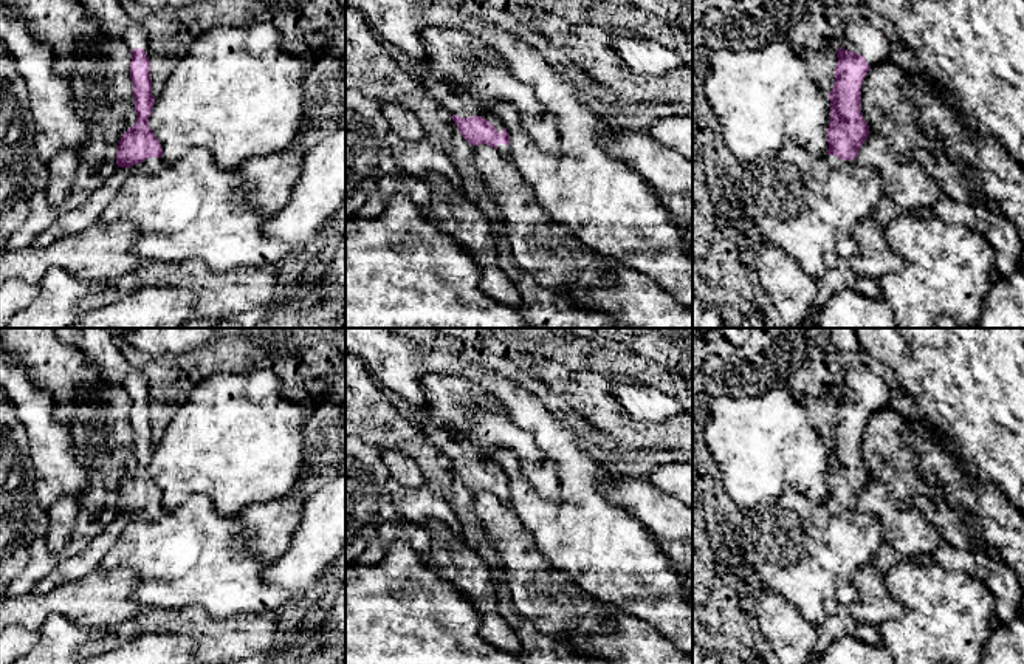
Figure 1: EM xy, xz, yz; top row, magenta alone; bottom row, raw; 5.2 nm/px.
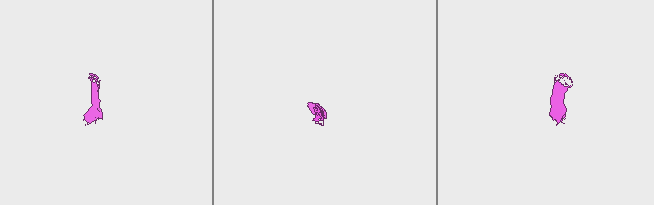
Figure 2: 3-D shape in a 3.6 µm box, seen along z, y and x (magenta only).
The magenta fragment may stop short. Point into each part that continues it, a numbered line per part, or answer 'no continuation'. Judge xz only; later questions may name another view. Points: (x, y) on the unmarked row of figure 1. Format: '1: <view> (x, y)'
1: xz (460, 418)

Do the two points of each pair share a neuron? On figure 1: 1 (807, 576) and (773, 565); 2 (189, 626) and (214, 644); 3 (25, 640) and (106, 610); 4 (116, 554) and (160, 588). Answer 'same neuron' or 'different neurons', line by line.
1: same neuron
2: same neuron
3: different neurons
4: same neuron

